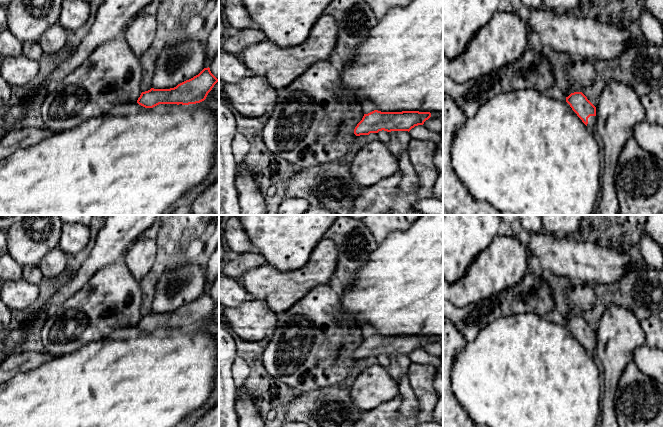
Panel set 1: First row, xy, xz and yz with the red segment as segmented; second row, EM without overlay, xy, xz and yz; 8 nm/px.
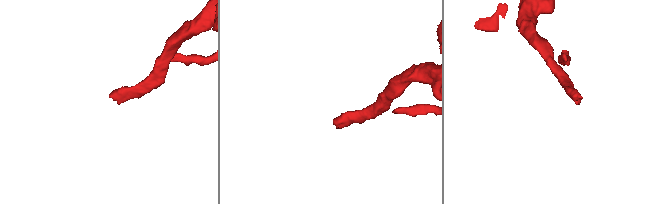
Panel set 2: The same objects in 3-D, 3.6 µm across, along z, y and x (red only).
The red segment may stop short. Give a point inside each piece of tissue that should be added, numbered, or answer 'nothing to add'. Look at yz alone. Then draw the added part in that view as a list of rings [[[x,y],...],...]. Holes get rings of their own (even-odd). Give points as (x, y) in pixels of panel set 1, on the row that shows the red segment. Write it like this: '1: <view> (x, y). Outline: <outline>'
1: yz (591, 124). Outline: [[[590,116],[590,117],[588,118],[588,124],[587,124],[586,127],[587,127],[589,130],[592,130],[592,129],[595,128],[595,126],[596,126],[596,116]]]

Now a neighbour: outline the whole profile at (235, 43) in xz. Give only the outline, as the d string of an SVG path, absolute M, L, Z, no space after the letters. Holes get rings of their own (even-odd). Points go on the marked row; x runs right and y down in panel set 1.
M257 28L238 30L233 34L226 34L219 42L223 51L237 55L245 48L266 40L265 34Z

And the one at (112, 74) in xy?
M124 35L99 45L89 58L64 80L51 83L41 105L45 128L53 133L72 129L83 121L98 117L118 104L137 102L140 97L142 67Z

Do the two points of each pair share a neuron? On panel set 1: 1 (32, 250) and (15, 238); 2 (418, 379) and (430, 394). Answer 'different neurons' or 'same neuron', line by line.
1: same neuron
2: same neuron

